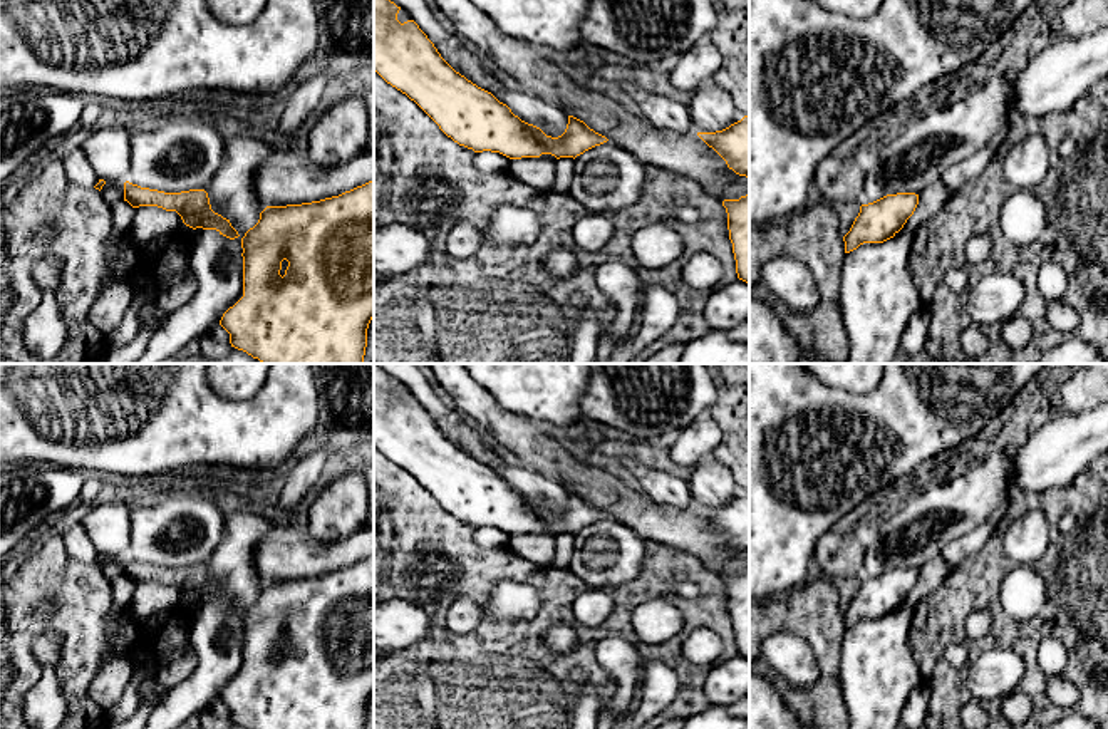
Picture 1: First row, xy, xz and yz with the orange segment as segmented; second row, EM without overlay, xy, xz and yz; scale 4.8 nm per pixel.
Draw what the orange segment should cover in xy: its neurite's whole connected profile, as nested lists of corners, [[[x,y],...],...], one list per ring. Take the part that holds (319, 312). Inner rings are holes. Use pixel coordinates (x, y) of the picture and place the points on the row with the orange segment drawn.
[[[374,179],[320,201],[267,206],[258,223],[241,238],[243,248],[243,297],[230,307],[220,325],[230,333],[231,347],[246,352],[261,364],[364,364],[367,328],[374,318]]]

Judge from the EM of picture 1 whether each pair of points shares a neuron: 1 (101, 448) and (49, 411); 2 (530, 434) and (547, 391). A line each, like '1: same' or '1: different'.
1: same
2: different

